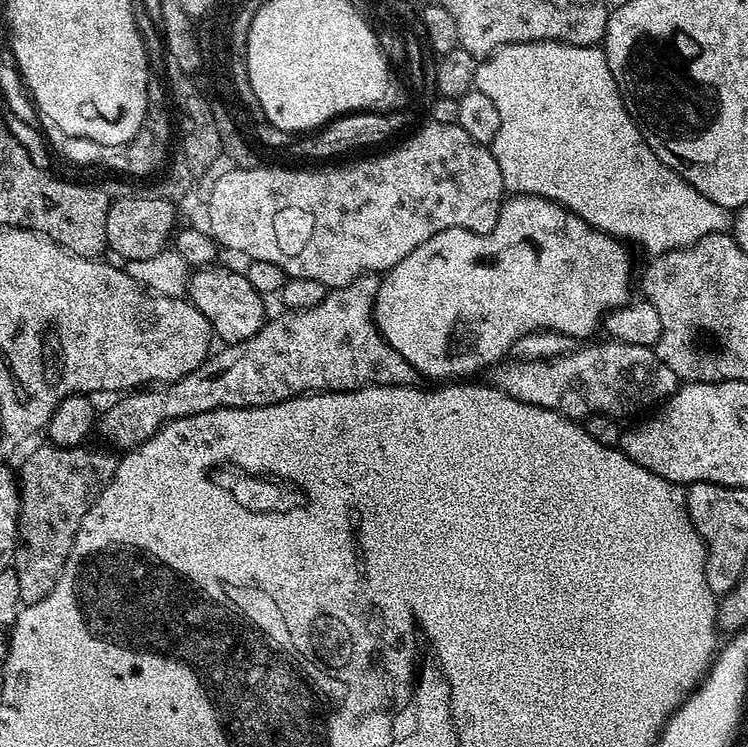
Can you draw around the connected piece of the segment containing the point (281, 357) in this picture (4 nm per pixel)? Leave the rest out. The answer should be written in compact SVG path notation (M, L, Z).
M375 275L359 276L346 286L329 290L326 298L322 298L318 306L310 306L310 310L285 311L284 316L276 316L273 320L271 317L258 334L221 347L221 352L213 351L207 360L200 363L198 370L151 390L121 395L117 404L110 405L105 412L103 409L98 420L98 432L109 440L107 443L113 449L131 450L149 440L170 421L206 414L210 410L261 408L291 400L293 396L317 392L353 392L359 388L406 388L415 385L418 374L414 366L410 366L410 362L406 362L406 358L402 358L402 354L398 354L398 350L394 350L394 346L390 346L376 329L372 311L379 289L380 280Z

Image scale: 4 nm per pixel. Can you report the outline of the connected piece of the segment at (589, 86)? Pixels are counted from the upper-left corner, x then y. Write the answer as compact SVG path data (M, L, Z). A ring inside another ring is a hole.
M557 40L505 44L475 65L474 88L487 94L498 109L498 138L490 147L509 193L552 200L599 232L645 248L649 257L731 229L729 209L710 202L706 194L694 190L650 150L634 118L630 118L622 94L618 94L603 47L560 44Z

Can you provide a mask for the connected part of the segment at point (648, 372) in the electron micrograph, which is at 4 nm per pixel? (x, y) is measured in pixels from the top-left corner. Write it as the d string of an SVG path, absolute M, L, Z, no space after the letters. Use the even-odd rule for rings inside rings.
M611 338L605 341L605 344L592 344L589 348L573 347L563 356L551 356L548 360L505 359L491 369L491 383L510 394L510 398L518 398L518 402L554 410L567 420L577 422L587 421L587 416L613 416L620 420L623 416L632 416L635 412L642 411L643 408L655 409L676 393L678 381L674 370L670 370L670 366L666 366L666 362L662 362L653 349L620 344Z

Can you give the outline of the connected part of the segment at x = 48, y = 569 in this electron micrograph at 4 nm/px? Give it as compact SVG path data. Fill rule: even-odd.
M44 442L41 448L36 448L24 460L24 465L18 468L18 483L20 485L20 530L16 545L14 567L18 574L18 587L22 593L22 605L42 602L54 590L58 578L68 561L70 550L74 546L74 538L82 526L82 518L86 518L86 510L94 506L94 502L106 490L110 478L114 478L118 460L107 447L60 448L51 442Z

